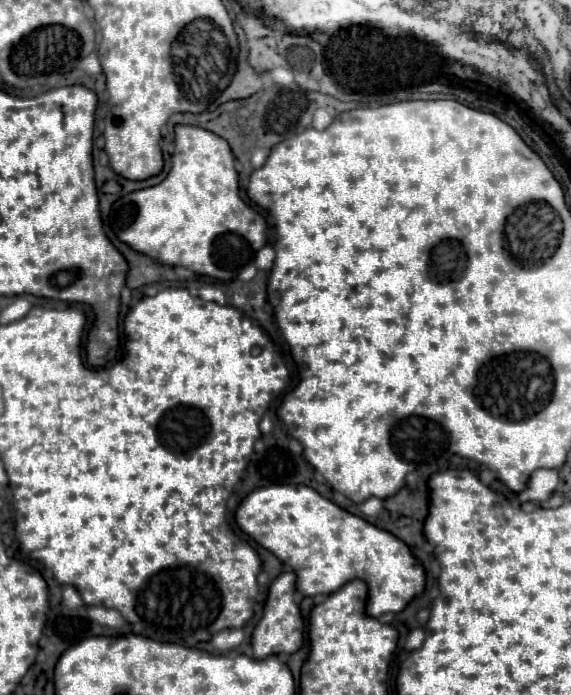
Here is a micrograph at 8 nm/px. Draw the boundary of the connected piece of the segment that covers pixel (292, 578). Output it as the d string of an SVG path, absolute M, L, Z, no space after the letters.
M282 572L270 586L268 598L264 602L262 618L258 620L254 632L252 632L252 650L254 658L266 658L272 654L294 654L304 640L304 620L300 616L300 608L294 602L294 590L296 590L296 574L294 572Z

